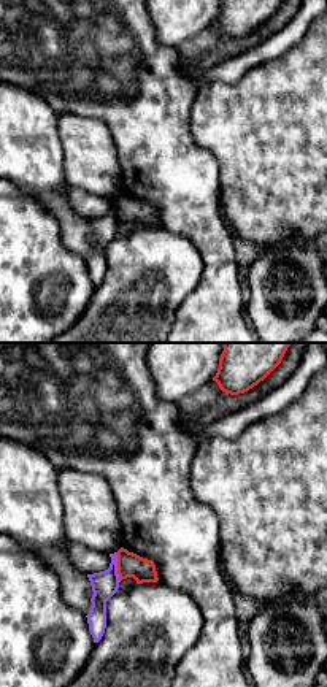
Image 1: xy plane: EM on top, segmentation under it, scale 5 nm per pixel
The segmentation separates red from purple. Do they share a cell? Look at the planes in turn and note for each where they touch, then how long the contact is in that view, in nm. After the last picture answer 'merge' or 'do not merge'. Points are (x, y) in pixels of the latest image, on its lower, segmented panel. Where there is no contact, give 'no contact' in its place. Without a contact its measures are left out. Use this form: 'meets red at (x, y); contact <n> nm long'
meets red at (118, 567); contact 150 nm long

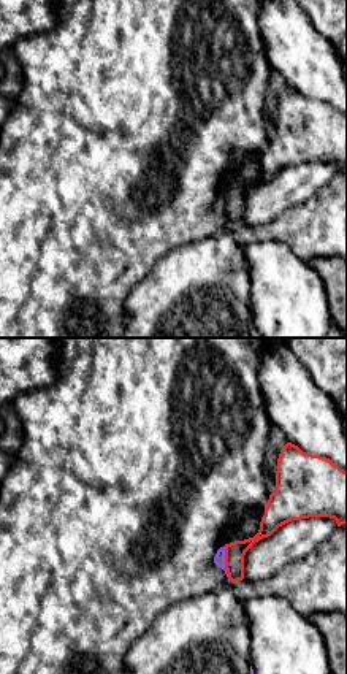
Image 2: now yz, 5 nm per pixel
meets red at (225, 563); contact 180 nm long

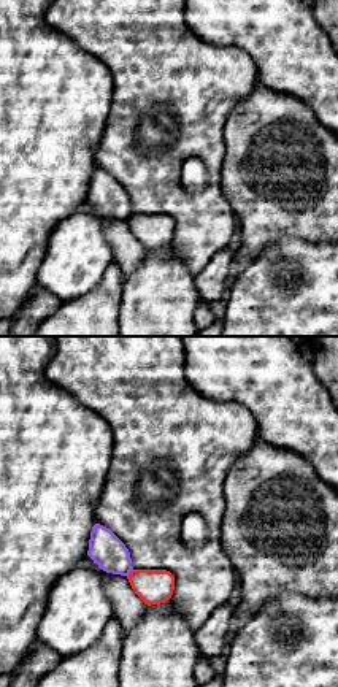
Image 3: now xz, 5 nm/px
meets red at (130, 573); contact 50 nm long

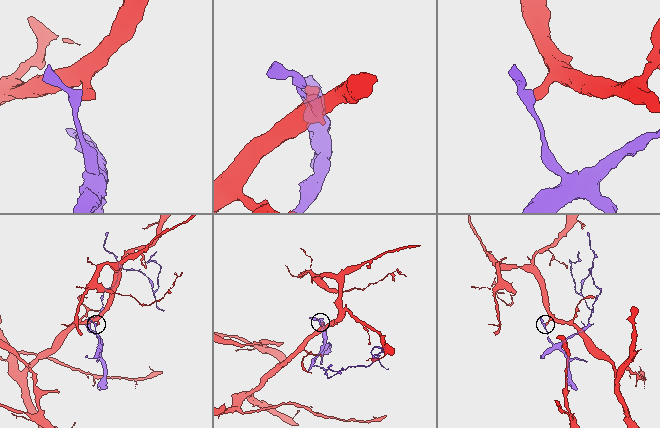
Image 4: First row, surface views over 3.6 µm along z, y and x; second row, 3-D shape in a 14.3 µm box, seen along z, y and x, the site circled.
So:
do not merge

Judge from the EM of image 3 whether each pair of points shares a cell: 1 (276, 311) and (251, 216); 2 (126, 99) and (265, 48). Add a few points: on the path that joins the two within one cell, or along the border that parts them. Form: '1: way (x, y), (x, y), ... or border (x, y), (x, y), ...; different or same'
1: border (295, 238), (280, 238), (267, 245), (235, 280); different
2: border (211, 45), (240, 48), (254, 62), (261, 81); different

